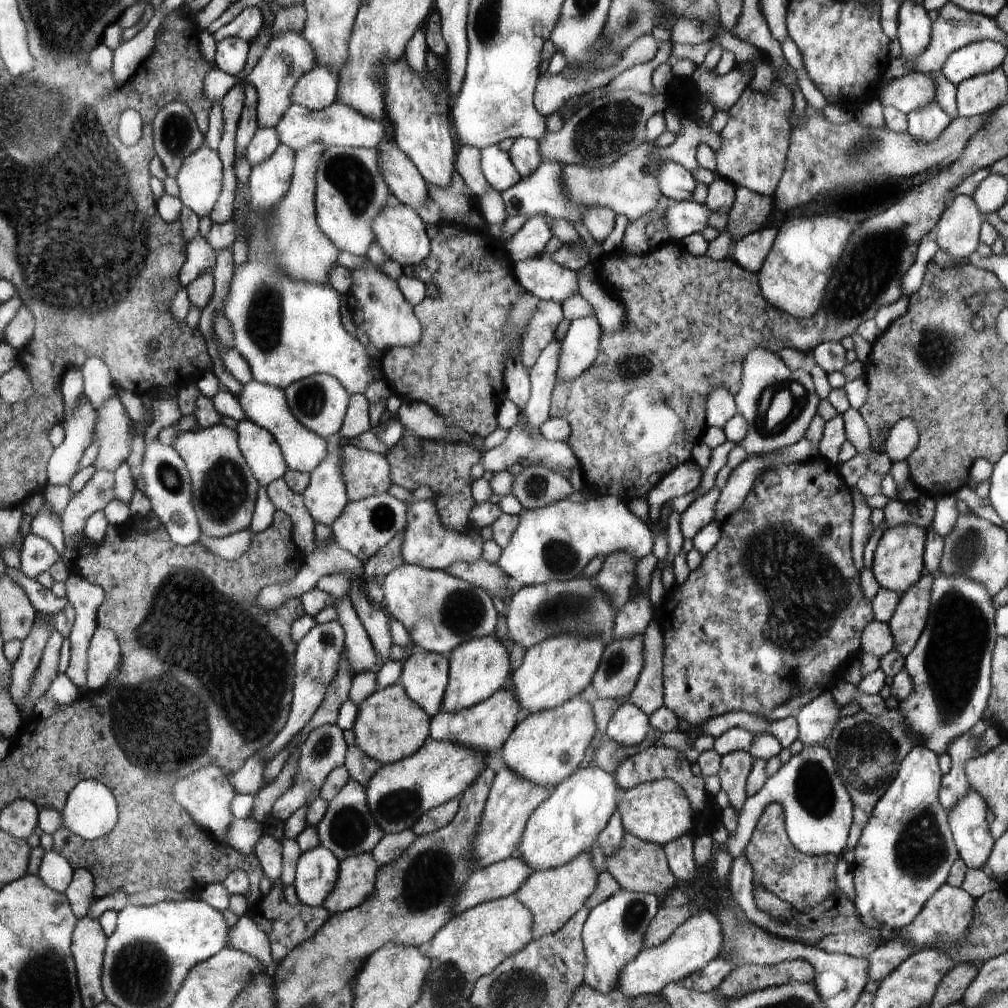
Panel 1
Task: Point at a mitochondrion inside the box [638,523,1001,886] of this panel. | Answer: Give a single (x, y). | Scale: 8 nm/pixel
(956, 651)

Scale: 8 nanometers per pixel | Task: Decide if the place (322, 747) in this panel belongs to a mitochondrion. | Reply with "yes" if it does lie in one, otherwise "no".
yes

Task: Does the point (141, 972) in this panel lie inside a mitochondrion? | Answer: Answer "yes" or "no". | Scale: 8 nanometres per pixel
yes

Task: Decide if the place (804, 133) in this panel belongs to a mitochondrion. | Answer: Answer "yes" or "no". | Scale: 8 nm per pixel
no

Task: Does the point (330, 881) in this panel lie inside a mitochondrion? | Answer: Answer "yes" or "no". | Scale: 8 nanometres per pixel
no

